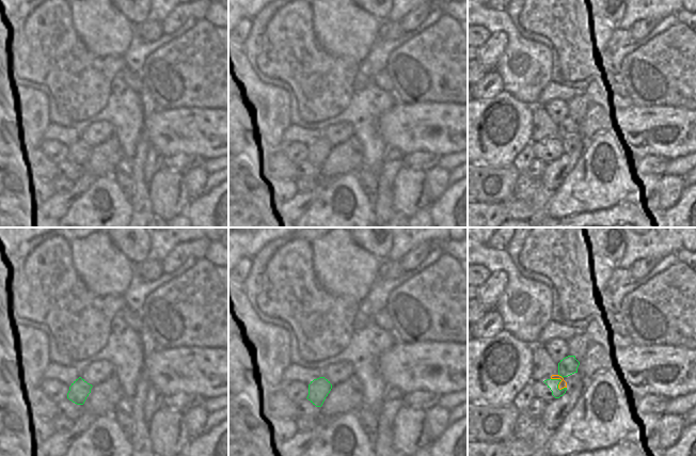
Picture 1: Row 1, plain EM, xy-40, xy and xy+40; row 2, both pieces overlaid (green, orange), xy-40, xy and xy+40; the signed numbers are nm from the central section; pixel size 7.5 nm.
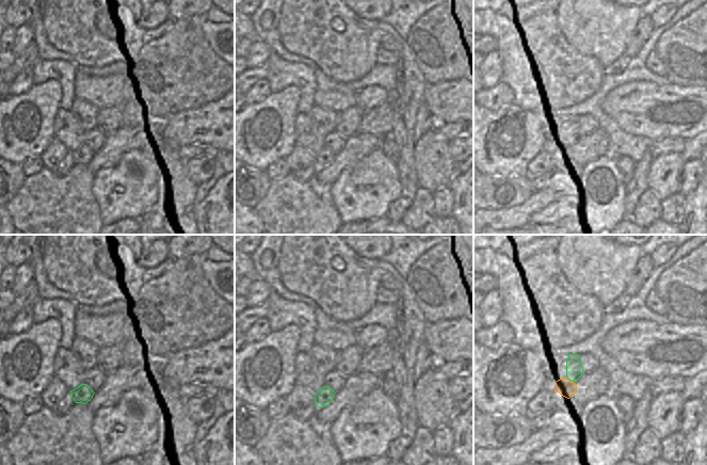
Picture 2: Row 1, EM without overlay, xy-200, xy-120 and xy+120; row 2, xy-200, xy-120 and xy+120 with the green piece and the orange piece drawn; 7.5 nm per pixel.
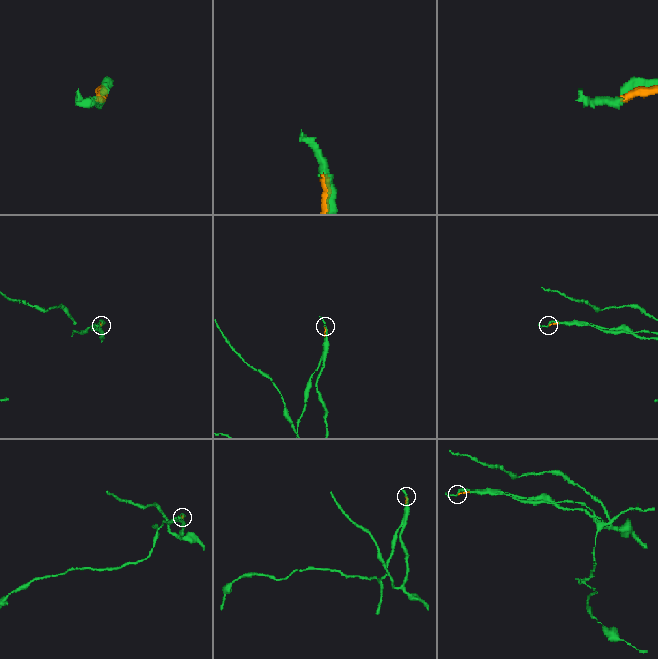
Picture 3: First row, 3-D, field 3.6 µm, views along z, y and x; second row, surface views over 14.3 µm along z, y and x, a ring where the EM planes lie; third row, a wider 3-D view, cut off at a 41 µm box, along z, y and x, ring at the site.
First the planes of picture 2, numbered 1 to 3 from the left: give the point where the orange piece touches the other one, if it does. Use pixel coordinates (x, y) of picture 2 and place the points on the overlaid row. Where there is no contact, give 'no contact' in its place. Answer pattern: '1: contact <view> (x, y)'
1: no contact
2: no contact
3: contact xy+120 (571, 380)

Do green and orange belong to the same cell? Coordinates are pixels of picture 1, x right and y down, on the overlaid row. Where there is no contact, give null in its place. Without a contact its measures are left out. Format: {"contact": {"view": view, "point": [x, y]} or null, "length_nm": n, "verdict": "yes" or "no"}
{"contact": {"view": "xy+40", "point": [559, 381]}, "length_nm": 150, "verdict": "no"}

